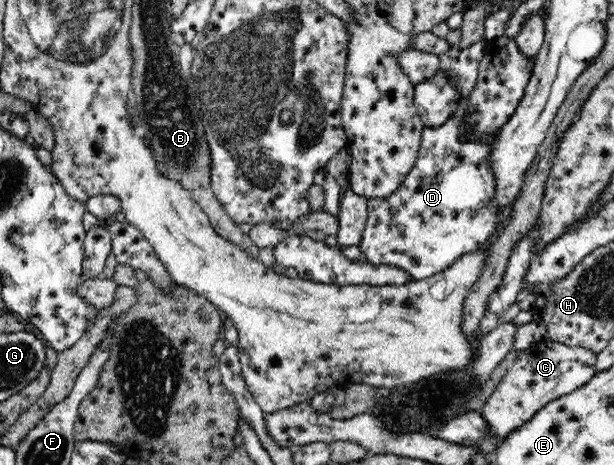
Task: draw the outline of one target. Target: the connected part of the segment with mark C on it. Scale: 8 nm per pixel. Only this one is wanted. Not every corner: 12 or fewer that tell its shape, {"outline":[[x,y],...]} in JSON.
{"outline":[[522,351],[479,411],[503,439],[587,384],[596,354]]}

